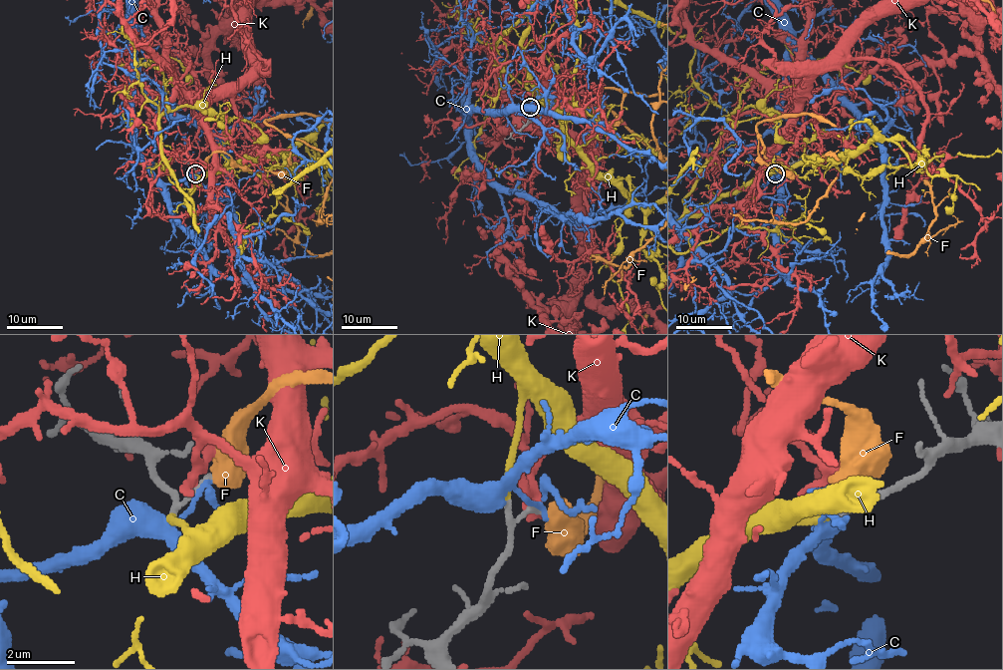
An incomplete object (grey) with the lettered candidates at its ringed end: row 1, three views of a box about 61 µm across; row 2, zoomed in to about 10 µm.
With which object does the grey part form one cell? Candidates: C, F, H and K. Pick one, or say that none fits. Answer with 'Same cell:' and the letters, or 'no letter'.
Same cell: H

